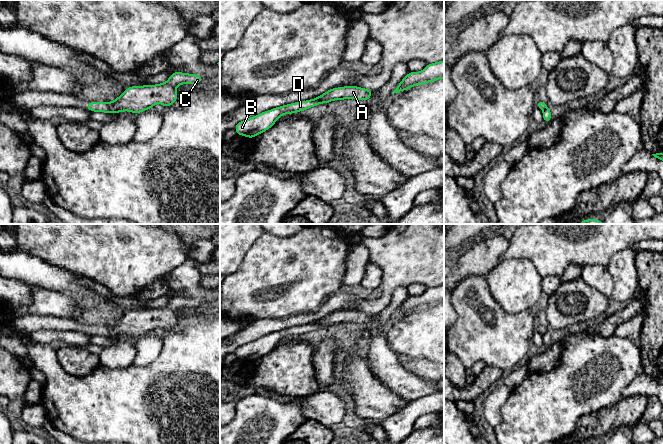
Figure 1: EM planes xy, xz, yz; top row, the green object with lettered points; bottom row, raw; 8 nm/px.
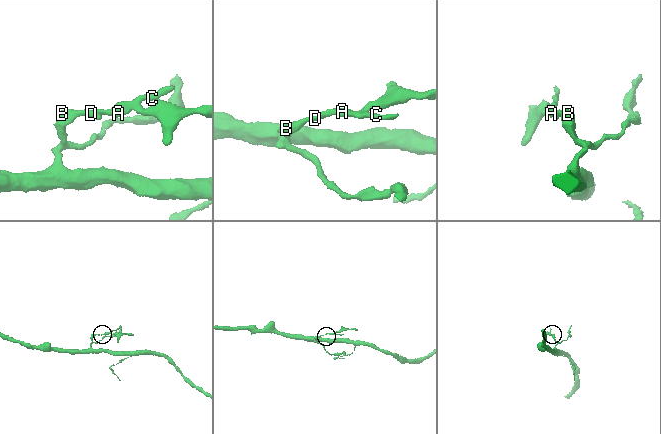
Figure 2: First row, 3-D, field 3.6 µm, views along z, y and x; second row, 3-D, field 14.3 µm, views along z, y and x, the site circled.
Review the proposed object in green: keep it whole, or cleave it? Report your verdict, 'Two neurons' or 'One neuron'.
Two neurons

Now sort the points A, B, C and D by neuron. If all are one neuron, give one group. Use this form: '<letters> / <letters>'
A C / B D

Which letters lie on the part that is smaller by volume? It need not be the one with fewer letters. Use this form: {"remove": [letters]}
{"remove": ["A", "C"]}

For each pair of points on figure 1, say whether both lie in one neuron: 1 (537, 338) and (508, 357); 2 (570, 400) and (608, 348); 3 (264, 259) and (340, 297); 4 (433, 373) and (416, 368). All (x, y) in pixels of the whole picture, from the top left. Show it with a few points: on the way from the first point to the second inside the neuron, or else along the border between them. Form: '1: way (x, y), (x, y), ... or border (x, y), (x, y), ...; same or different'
1: border (535, 329), (530, 342); different
2: way (578, 387), (604, 361); same
3: border (339, 291), (332, 295), (317, 310); different
4: way (429, 370), (420, 368); same

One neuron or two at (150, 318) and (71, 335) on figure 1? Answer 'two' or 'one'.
two

